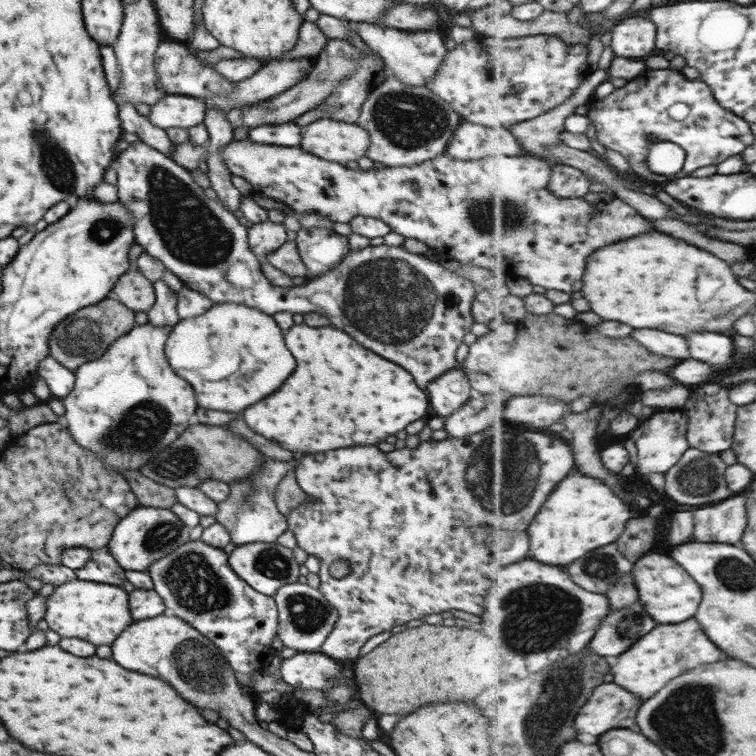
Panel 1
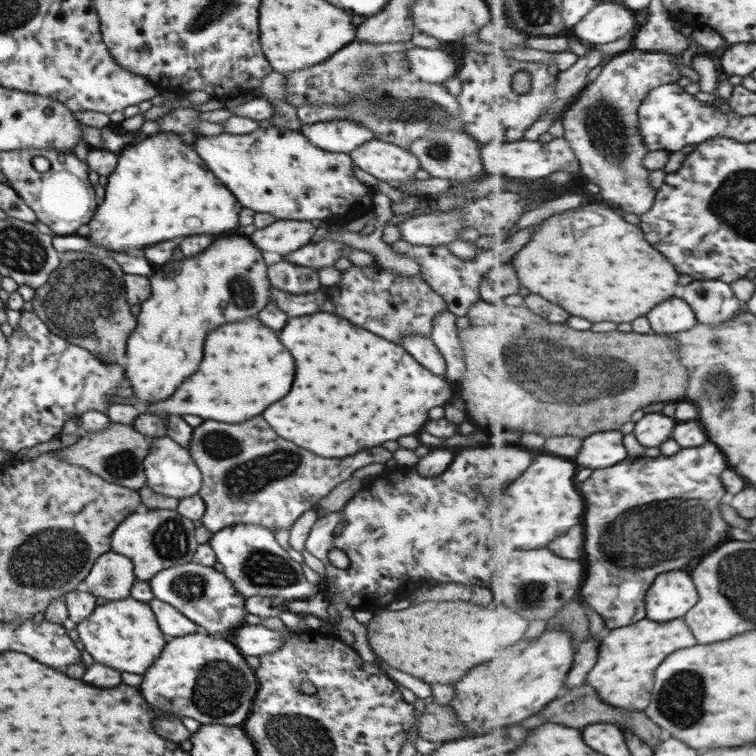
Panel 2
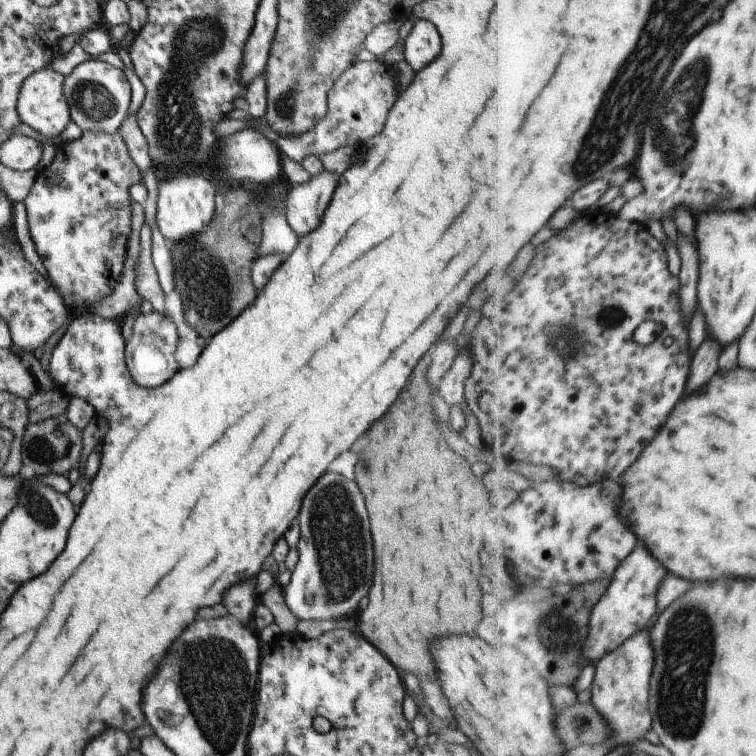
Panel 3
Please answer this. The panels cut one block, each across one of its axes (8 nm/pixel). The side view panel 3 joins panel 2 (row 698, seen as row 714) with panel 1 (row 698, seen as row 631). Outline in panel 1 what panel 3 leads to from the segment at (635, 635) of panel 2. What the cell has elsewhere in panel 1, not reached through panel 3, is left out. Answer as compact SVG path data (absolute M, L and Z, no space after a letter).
M695 618L673 626L661 624L657 626L657 630L649 632L641 642L637 642L633 650L627 650L627 654L621 654L619 662L613 660L613 680L637 694L639 698L647 700L647 698L653 698L661 688L665 688L673 678L701 664L719 662L721 656L723 656L723 650L705 634L705 630Z

